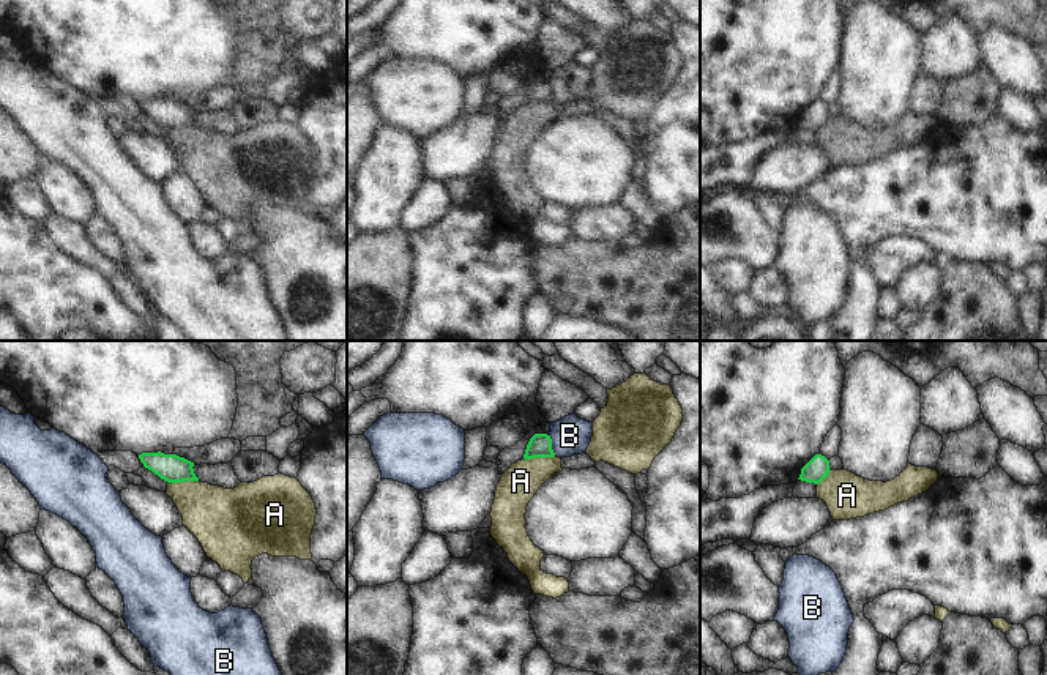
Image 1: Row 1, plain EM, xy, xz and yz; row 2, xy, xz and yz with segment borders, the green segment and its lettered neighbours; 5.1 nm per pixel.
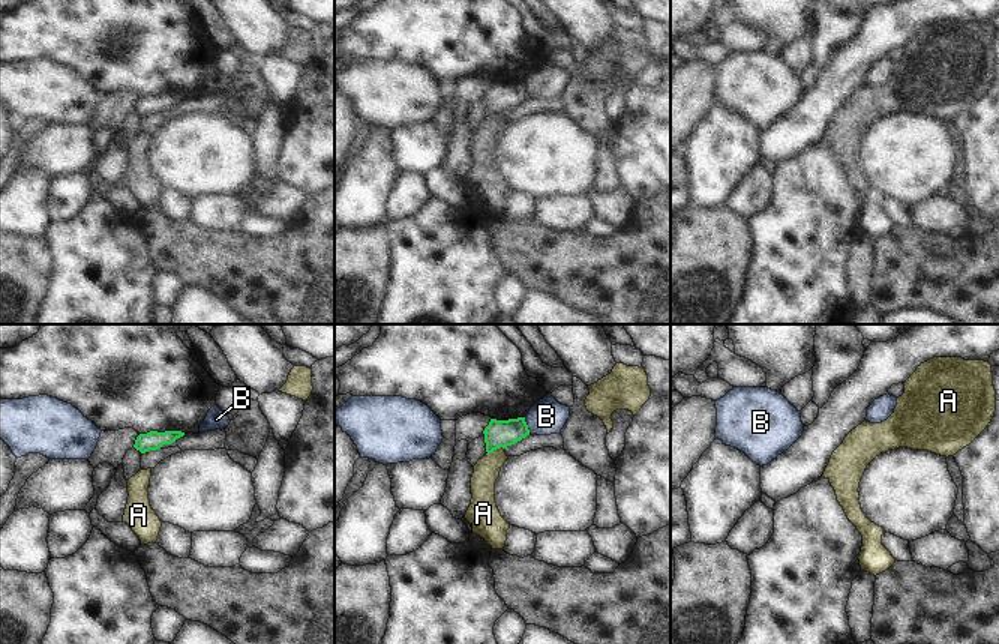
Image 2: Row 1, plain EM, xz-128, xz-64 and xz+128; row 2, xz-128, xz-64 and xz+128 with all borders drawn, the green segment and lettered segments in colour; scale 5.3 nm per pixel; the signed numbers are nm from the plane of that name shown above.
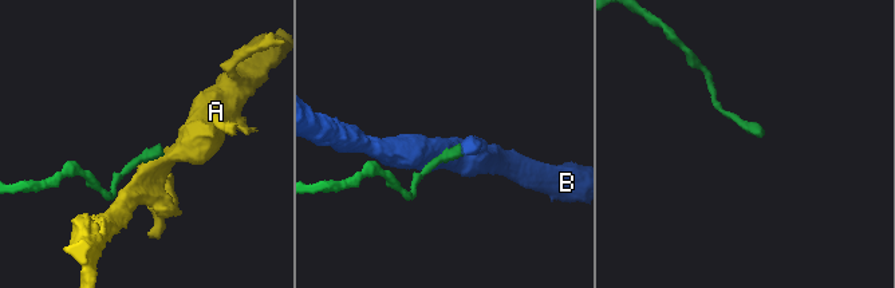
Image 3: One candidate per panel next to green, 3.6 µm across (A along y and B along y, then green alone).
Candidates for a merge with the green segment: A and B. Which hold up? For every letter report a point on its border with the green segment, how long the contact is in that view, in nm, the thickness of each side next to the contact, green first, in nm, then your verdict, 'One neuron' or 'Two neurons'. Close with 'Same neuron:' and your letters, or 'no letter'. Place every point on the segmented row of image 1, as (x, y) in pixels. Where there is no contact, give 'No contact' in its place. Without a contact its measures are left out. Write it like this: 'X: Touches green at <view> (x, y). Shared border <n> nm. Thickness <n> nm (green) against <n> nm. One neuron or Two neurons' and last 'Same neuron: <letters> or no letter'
A: Touches green at xz (538, 456). Shared border 160 nm. Thickness 120 nm (green) against 190 nm. Two neurons
B: Touches green at xz (551, 445). Shared border 120 nm. Thickness 120 nm (green) against 190 nm. Two neurons
Same neuron: no letter

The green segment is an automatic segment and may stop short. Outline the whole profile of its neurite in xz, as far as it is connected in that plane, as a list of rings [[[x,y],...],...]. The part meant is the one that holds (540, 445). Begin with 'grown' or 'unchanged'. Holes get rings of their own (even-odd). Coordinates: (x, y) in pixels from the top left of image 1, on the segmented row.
unchanged; [[[535,434],[525,449],[524,459],[553,457],[552,438],[547,434]]]

